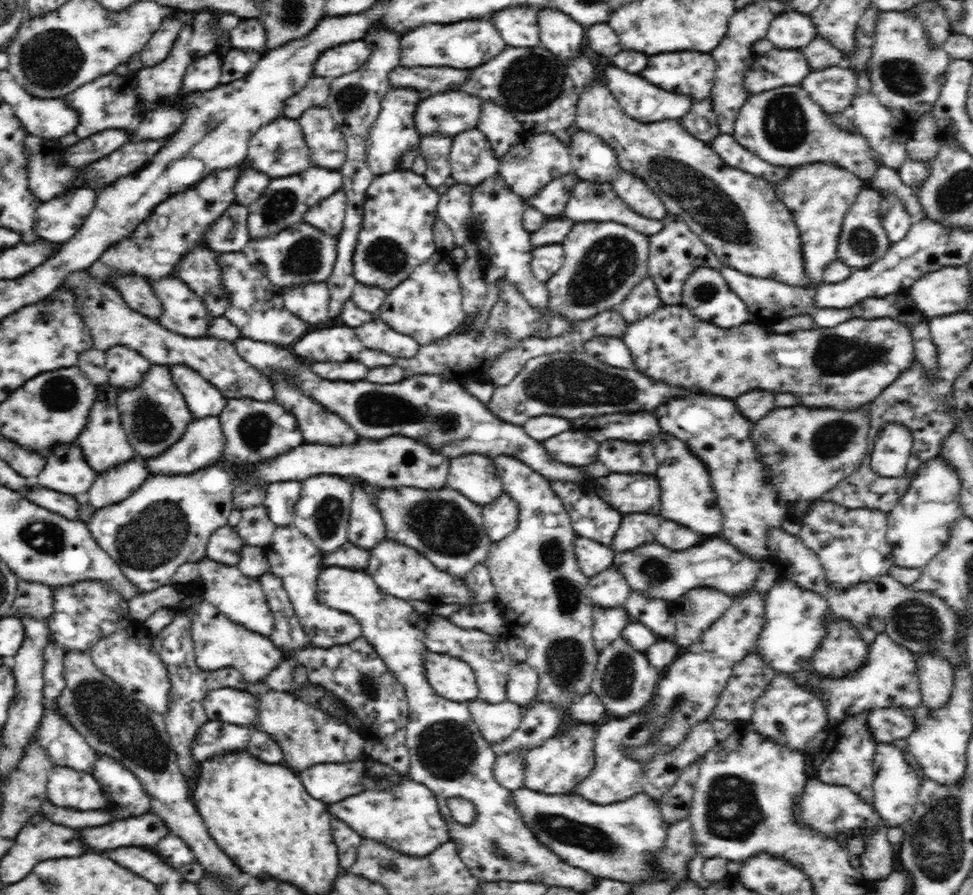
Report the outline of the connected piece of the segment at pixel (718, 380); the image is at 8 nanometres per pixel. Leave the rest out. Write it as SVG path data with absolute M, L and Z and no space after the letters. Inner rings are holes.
M679 303L658 307L646 318L629 323L621 338L630 349L636 370L670 385L696 387L702 394L721 395L728 399L738 398L750 390L789 392L798 394L799 402L810 402L810 406L818 406L818 402L830 402L830 406L858 406L858 402L869 404L902 372L906 372L915 358L910 329L890 317L852 318L830 328L814 327L778 334L766 331L757 320L724 329L698 318L688 306Z

